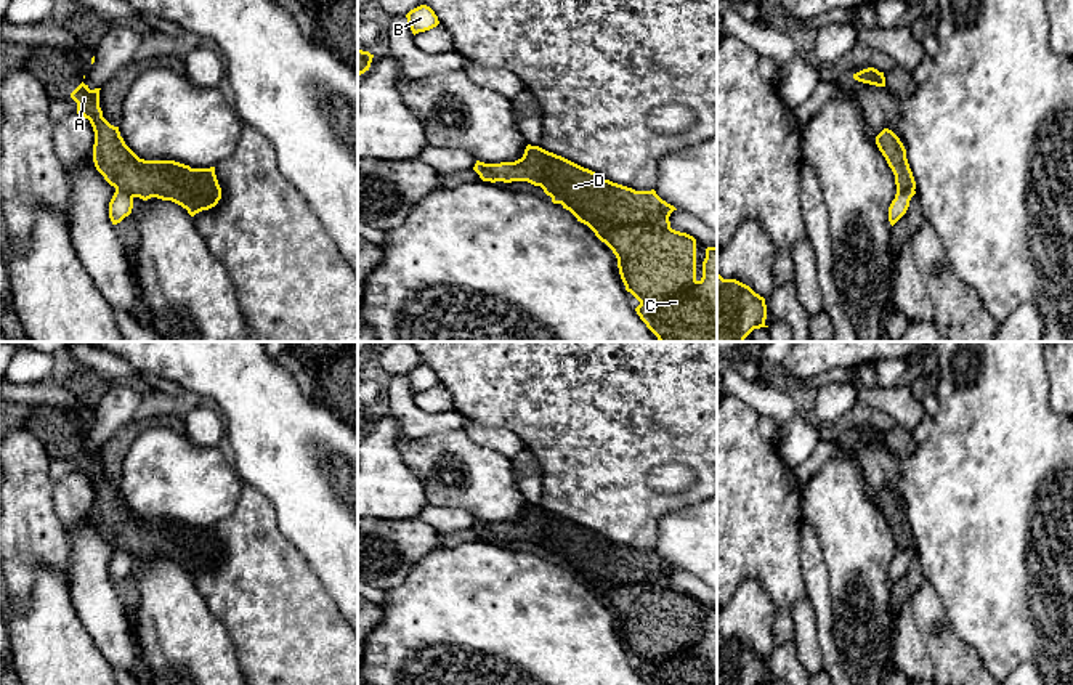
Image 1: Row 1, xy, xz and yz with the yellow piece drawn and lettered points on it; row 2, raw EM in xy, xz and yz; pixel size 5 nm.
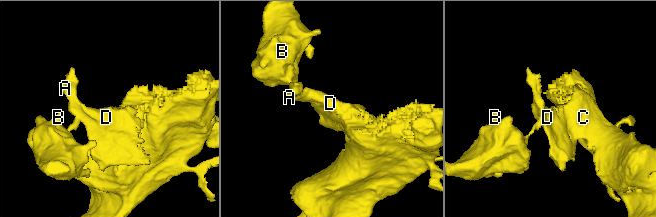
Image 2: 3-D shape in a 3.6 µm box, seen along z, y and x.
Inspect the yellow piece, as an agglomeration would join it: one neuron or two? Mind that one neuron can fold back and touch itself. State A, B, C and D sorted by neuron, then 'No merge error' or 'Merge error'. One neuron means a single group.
Groups: A C D / B. Merge error

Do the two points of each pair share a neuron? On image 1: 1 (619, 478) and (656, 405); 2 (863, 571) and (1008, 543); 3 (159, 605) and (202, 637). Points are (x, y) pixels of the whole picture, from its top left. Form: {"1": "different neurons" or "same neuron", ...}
{"1": "same neuron", "2": "different neurons", "3": "same neuron"}

